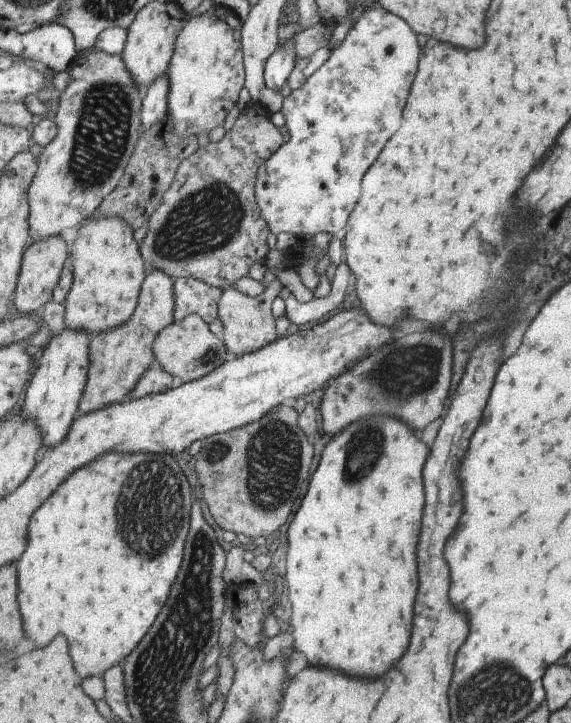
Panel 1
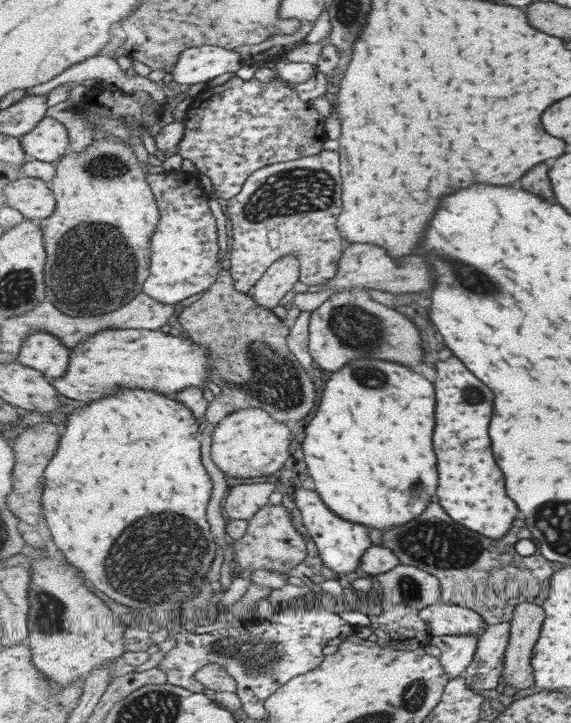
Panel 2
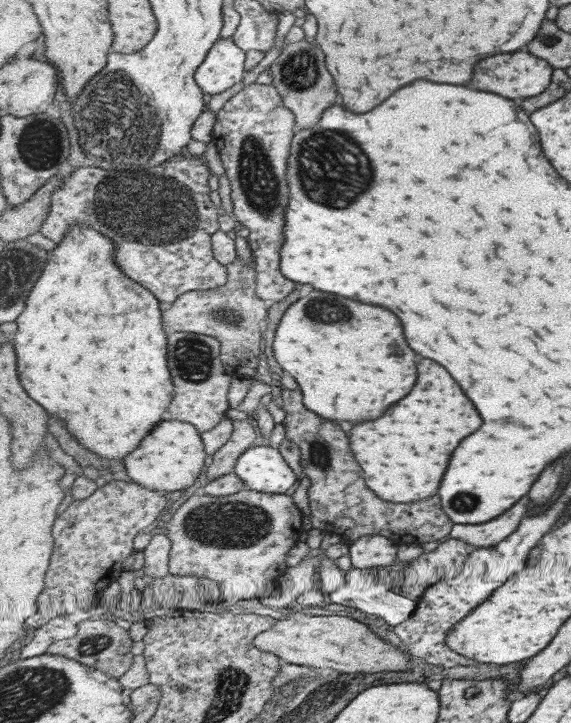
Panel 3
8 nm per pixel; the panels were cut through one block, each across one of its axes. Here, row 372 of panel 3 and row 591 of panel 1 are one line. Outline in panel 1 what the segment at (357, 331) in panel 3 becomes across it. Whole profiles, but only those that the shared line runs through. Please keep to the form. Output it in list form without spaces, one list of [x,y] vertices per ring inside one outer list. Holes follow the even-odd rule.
[[[385,414],[363,418],[359,422],[353,422],[343,430],[343,434],[337,434],[324,448],[323,458],[319,462],[317,472],[311,480],[311,490],[307,492],[307,498],[297,512],[291,530],[287,534],[288,556],[284,570],[285,590],[289,590],[291,606],[293,606],[293,630],[295,630],[295,648],[309,658],[311,664],[327,664],[341,668],[343,672],[351,676],[383,676],[391,664],[395,664],[407,650],[409,638],[413,634],[413,608],[417,600],[417,586],[419,586],[419,562],[417,562],[417,544],[421,534],[421,520],[423,520],[423,508],[425,508],[425,484],[423,484],[423,466],[429,458],[429,446],[417,438],[415,430],[405,424],[399,418],[391,418]]]

